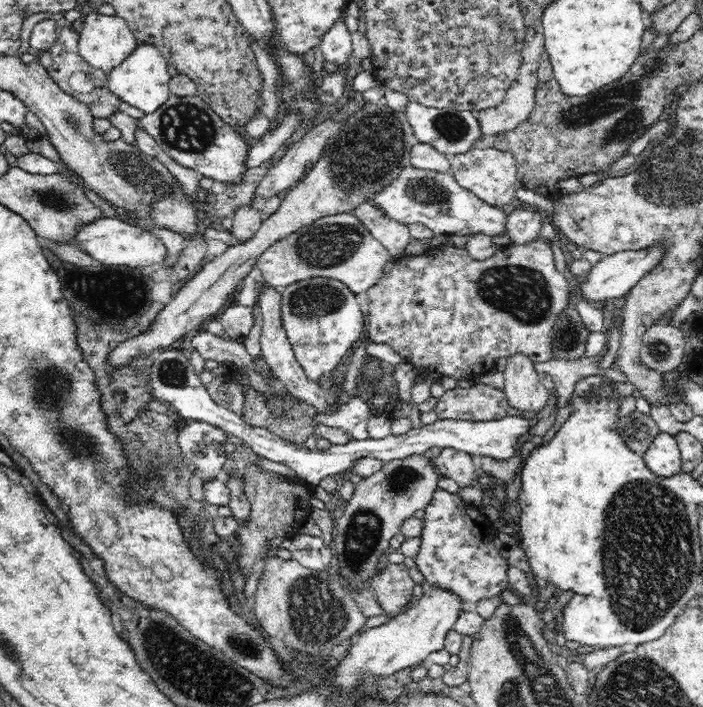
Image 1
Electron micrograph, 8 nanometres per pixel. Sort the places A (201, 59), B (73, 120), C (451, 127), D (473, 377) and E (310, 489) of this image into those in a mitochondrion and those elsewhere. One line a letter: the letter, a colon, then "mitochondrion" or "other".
A: other
B: mitochondrion
C: mitochondrion
D: other
E: other

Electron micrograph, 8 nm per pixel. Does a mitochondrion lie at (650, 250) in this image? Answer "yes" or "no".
no

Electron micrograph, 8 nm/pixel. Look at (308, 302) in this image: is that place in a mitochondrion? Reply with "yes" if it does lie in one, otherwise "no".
yes

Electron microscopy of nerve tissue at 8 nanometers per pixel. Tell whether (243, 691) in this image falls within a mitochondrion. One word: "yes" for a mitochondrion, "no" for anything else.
yes

